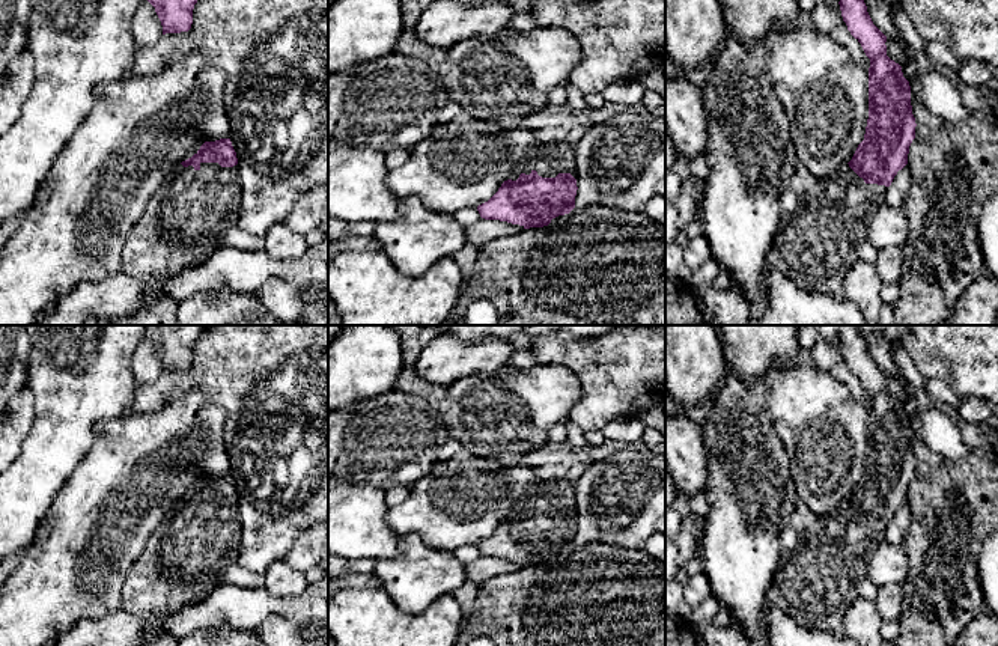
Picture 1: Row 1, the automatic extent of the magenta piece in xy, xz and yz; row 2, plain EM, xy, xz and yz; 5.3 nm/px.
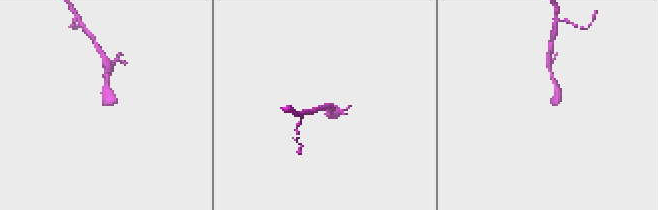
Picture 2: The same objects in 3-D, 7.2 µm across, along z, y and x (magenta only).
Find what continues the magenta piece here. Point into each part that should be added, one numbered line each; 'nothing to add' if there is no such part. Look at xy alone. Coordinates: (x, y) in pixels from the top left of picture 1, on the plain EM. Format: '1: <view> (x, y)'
1: xy (181, 562)

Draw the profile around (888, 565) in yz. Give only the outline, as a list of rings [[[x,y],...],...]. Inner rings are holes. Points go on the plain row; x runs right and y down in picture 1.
[[[881,542],[867,563],[867,578],[878,587],[906,581],[909,563],[902,547]]]

